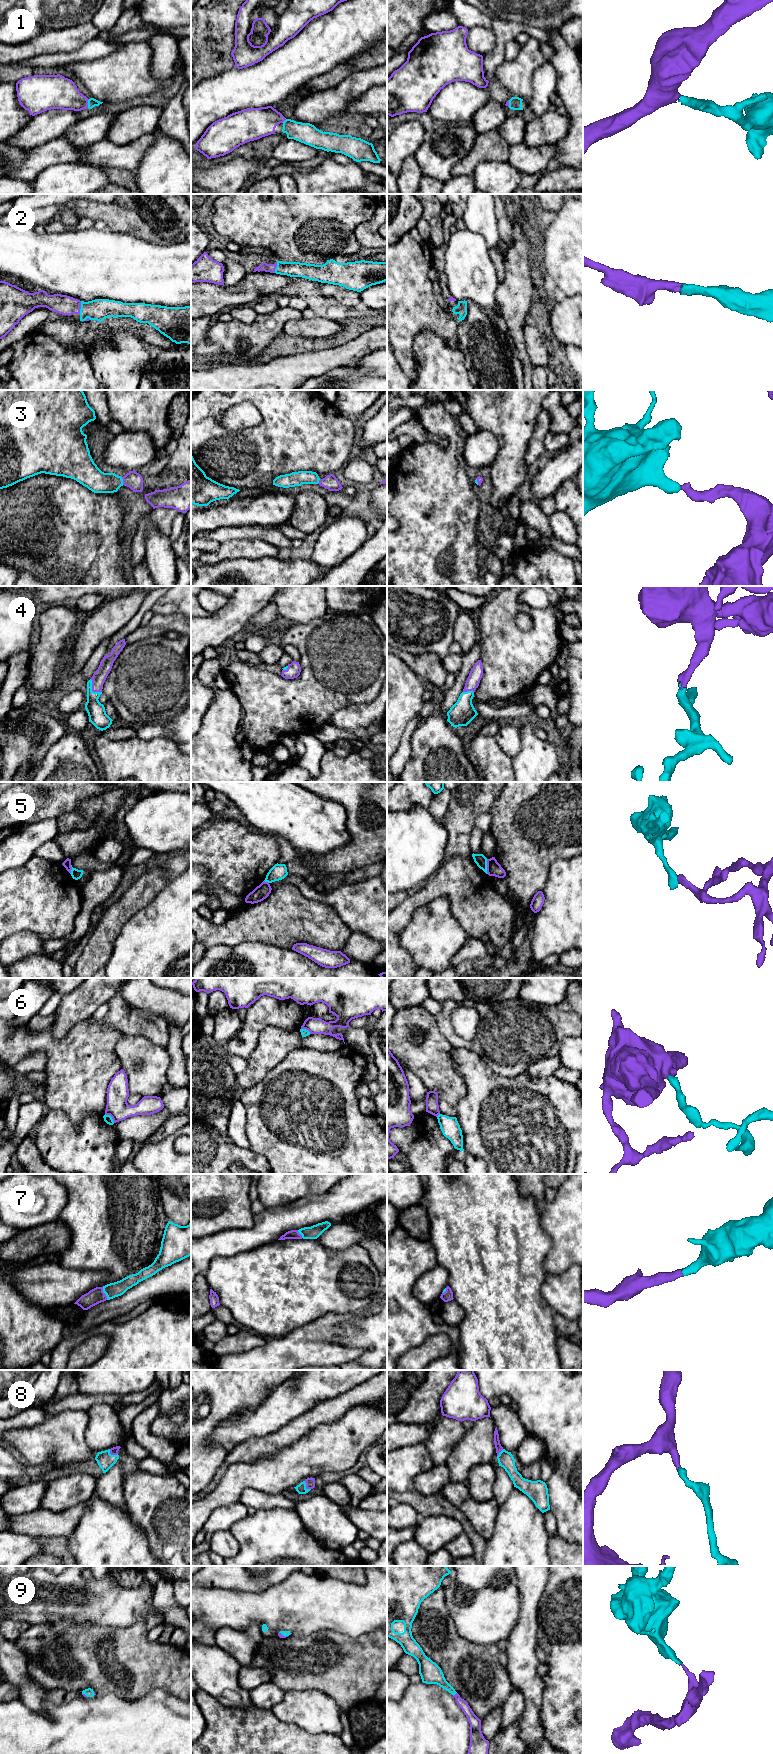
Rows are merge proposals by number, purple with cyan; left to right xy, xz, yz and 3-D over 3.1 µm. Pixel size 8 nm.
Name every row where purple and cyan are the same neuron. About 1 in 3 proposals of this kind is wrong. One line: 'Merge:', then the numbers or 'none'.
Merge: 1, 2, 3, 4, 7, 8, 9

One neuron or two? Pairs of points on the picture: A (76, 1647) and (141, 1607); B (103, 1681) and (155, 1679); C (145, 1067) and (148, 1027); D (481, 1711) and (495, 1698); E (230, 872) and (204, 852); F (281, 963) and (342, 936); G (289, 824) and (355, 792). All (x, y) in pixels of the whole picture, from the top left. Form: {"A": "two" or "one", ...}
{"A": "two", "B": "one", "C": "two", "D": "one", "E": "one", "F": "two", "G": "two"}

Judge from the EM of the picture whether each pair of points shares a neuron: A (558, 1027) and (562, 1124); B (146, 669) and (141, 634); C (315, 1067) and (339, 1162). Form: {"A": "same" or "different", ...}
{"A": "different", "B": "different", "C": "same"}

